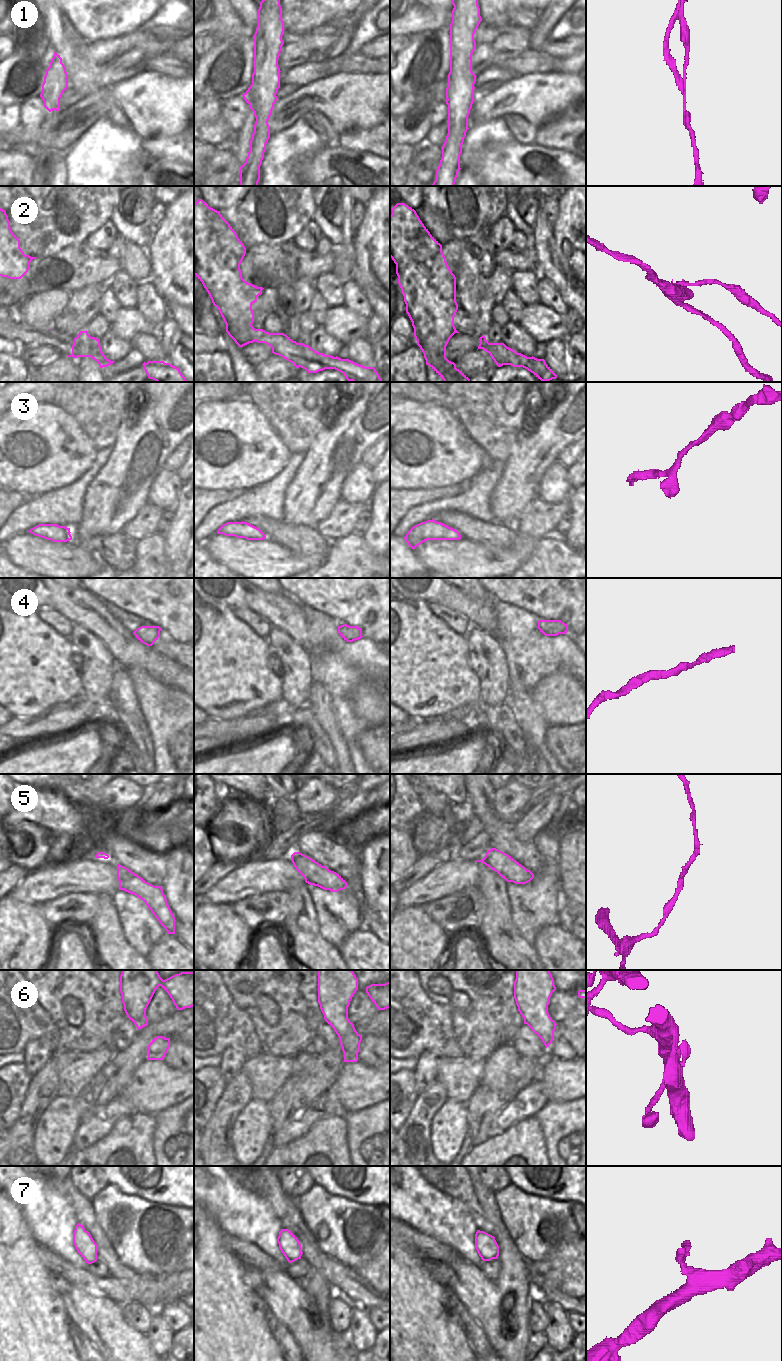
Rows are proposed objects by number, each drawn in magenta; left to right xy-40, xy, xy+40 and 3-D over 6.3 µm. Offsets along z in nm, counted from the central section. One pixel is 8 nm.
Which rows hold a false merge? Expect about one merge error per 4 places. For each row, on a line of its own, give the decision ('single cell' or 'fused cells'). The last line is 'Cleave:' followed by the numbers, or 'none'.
1: fused cells
2: fused cells
3: single cell
4: single cell
5: single cell
6: single cell
7: single cell
Cleave: 1, 2

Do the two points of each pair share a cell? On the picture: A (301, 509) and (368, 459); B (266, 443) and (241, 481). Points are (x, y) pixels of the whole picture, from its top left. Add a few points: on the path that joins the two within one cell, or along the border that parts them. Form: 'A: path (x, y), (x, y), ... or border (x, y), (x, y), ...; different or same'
A: border (376, 442), (362, 455), (361, 461); different
B: path (262, 452), (242, 472); same

